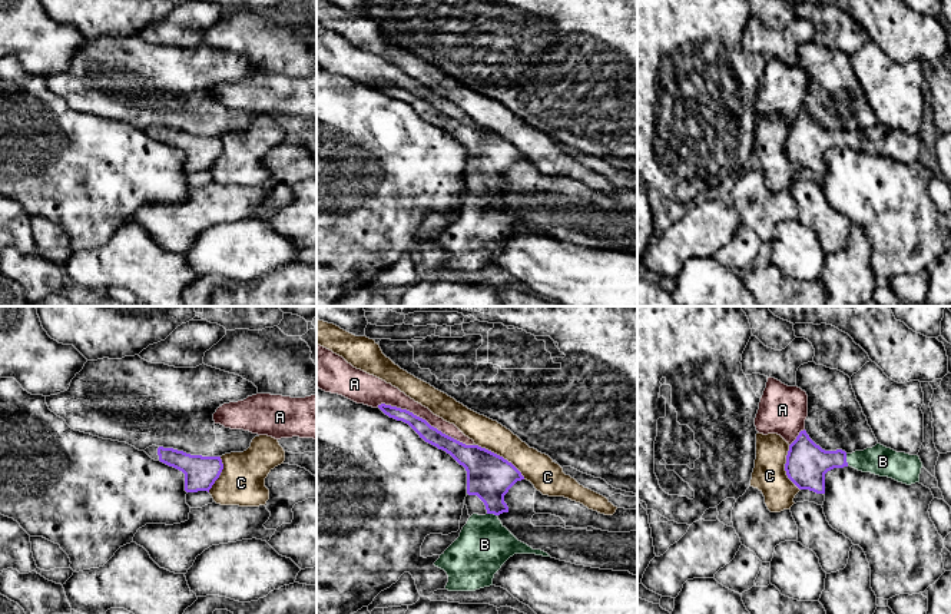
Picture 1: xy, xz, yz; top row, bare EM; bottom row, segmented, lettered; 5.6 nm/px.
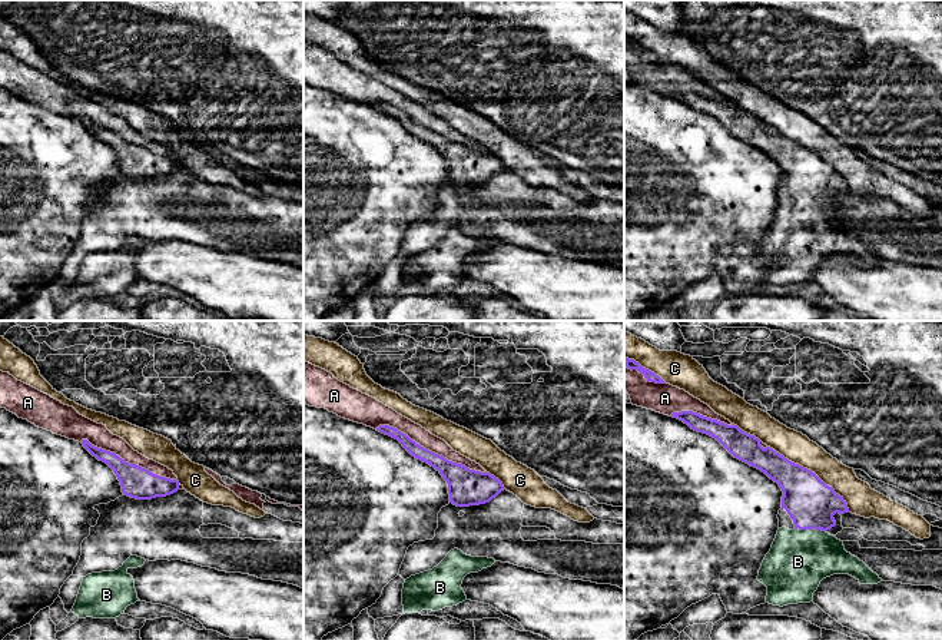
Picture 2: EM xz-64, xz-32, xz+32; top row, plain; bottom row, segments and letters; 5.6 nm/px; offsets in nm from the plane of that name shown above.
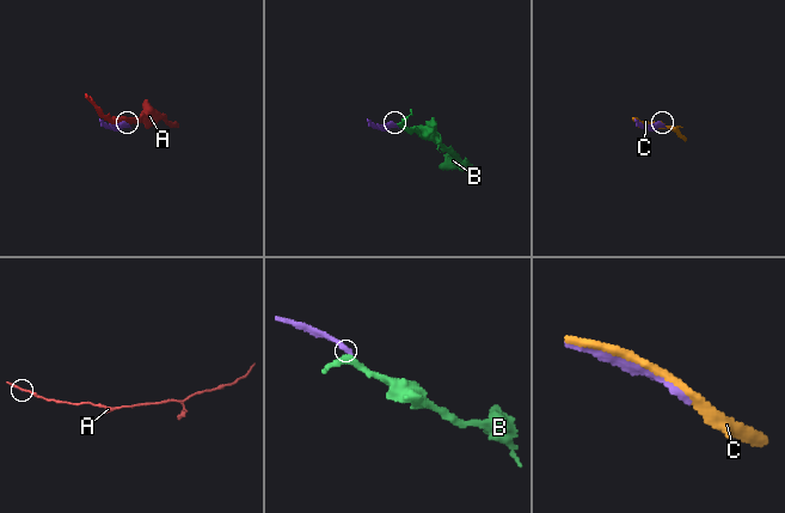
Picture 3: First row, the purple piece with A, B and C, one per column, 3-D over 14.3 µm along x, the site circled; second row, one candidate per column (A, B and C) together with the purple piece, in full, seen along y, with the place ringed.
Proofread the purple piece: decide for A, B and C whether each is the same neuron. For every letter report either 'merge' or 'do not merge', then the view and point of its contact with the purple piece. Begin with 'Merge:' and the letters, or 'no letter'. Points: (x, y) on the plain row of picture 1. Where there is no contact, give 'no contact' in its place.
Merge: B
A: do not merge | xz (424, 99)
B: merge | yz (845, 139)
C: do not merge | xz (501, 136)

